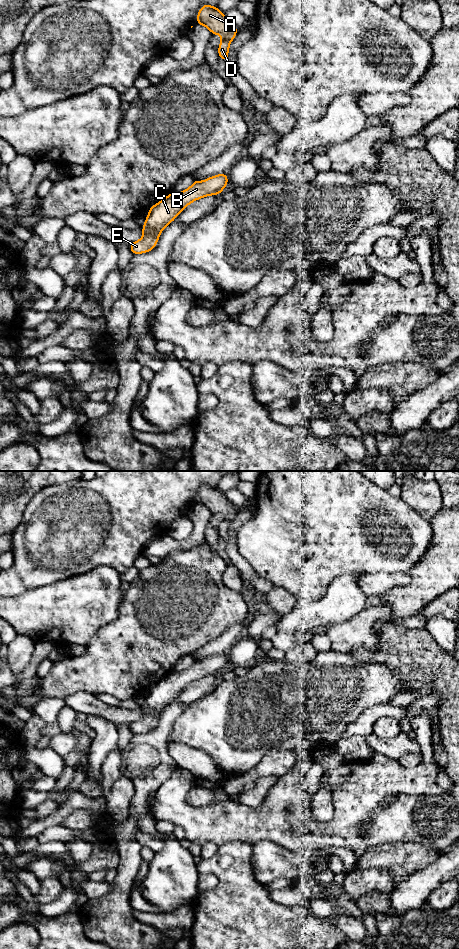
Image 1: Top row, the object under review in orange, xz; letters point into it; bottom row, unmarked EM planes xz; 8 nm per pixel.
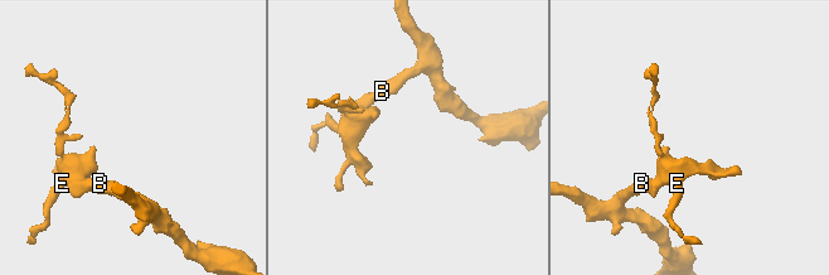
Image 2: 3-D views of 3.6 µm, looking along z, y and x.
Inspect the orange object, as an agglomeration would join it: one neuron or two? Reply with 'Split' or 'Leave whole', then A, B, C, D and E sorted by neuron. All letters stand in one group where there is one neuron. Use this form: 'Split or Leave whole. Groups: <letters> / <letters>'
Leave whole. Groups: A B C D E

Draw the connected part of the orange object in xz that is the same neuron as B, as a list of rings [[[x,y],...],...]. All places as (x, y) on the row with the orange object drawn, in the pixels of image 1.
[[[218,174],[205,181],[195,180],[188,189],[179,193],[172,192],[150,207],[145,224],[141,227],[143,236],[140,240],[130,243],[131,252],[142,254],[154,249],[162,230],[173,222],[190,203],[209,195],[217,196],[227,183],[227,174]]]

